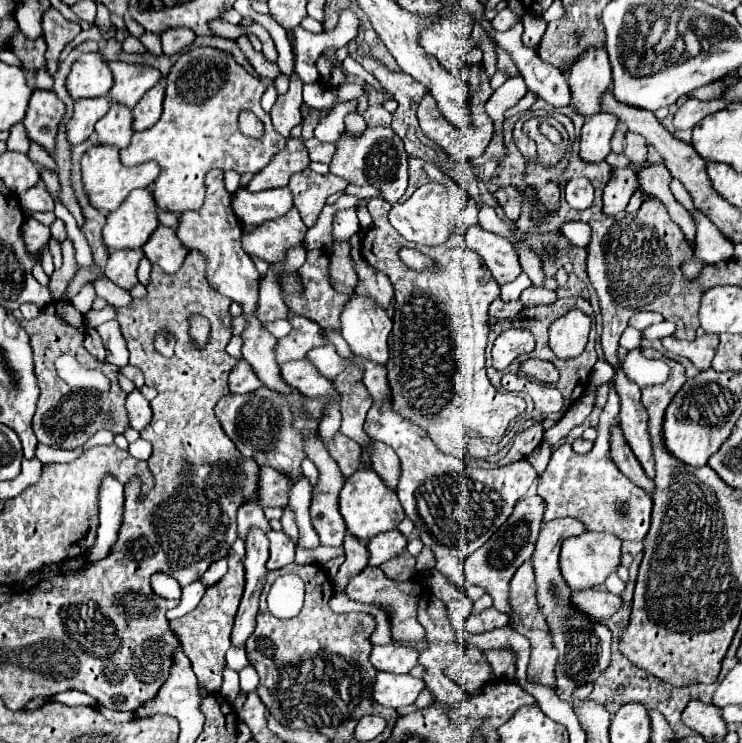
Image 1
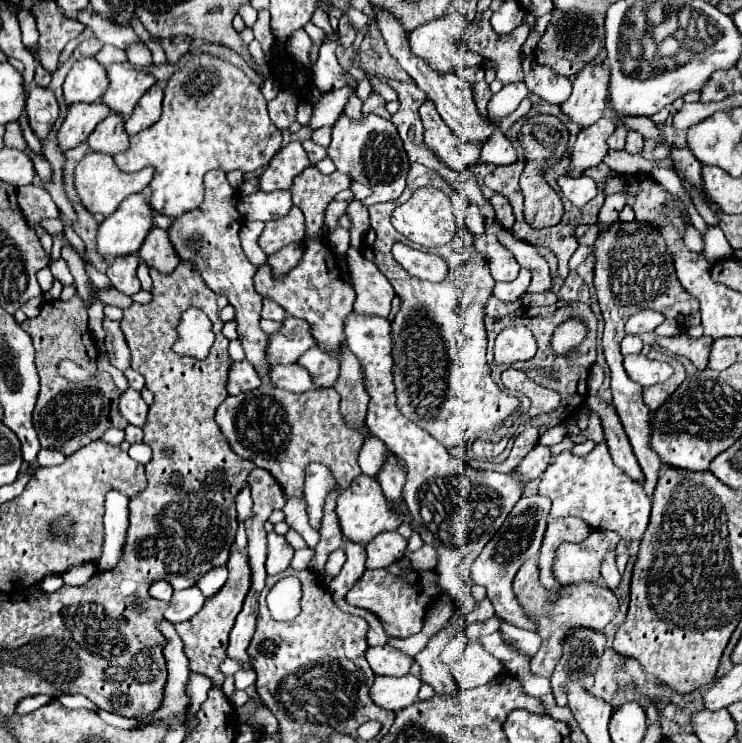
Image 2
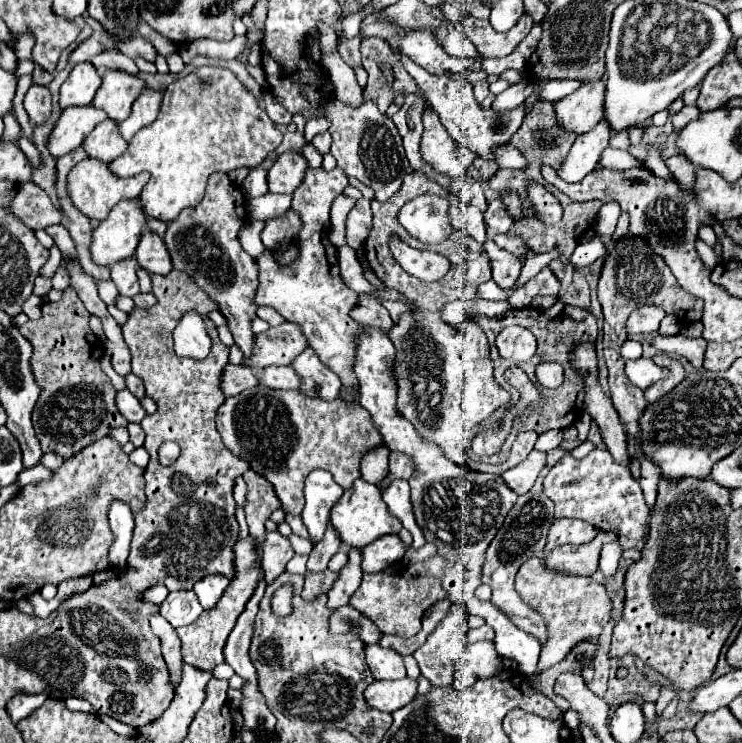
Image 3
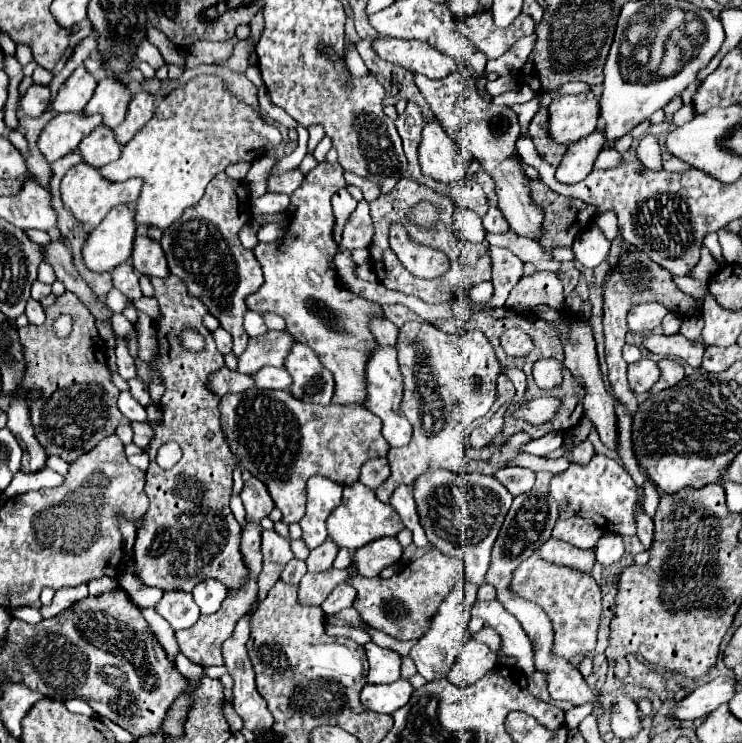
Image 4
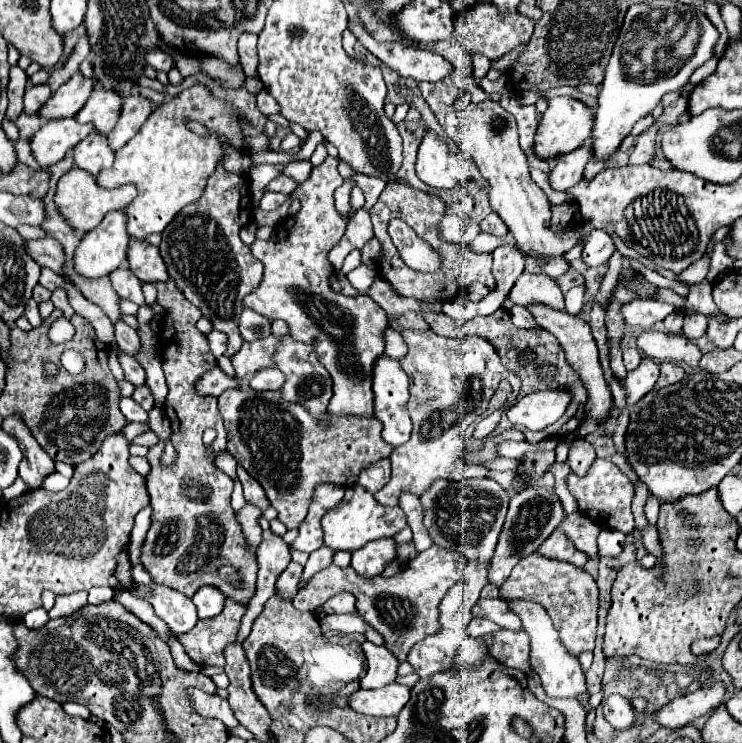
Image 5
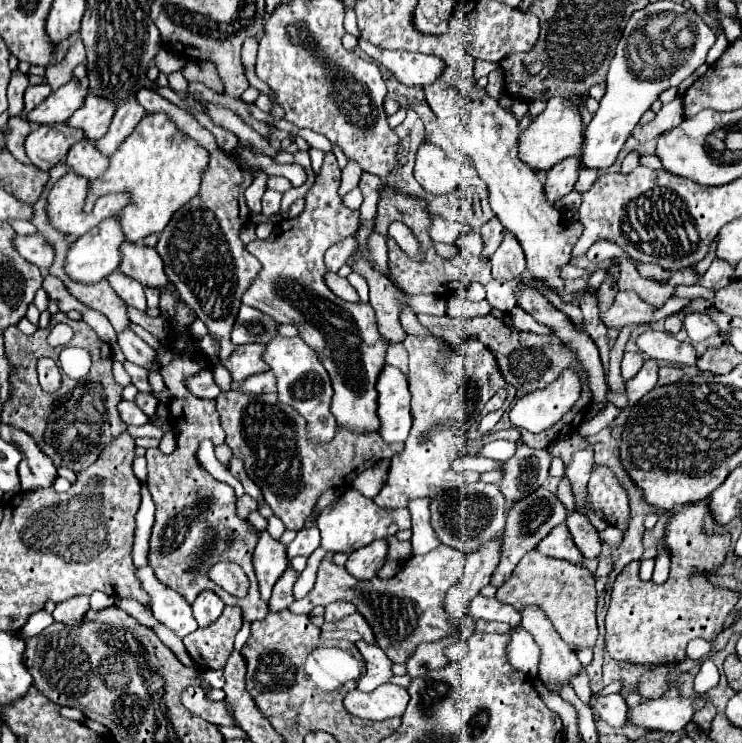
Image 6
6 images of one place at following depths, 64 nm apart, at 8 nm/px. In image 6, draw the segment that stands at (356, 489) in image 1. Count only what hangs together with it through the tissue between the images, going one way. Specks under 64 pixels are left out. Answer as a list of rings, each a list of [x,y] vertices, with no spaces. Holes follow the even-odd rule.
[[[348,488],[338,498],[338,502],[334,502],[332,506],[328,506],[320,512],[318,528],[322,534],[320,546],[324,546],[328,552],[350,554],[362,546],[368,546],[370,542],[374,542],[378,538],[388,538],[388,536],[394,536],[398,530],[410,528],[410,516],[408,516],[406,508],[398,508],[398,510],[380,508],[376,502],[372,502],[370,498],[366,498],[358,490]]]

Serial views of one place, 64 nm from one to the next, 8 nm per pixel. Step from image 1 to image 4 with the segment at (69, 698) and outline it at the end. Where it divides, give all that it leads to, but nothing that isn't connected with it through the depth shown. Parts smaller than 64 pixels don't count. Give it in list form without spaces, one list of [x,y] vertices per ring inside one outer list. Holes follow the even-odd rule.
[[[72,698],[72,700],[68,700],[68,702],[66,702],[66,708],[68,708],[70,712],[76,712],[76,714],[94,716],[94,710],[92,710],[84,700],[80,700],[80,698]]]

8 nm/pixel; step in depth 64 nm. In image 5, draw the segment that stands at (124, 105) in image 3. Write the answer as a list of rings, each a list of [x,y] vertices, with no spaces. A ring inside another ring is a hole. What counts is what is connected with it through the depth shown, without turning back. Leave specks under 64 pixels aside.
[[[94,88],[84,108],[76,114],[78,122],[92,122],[100,134],[110,134],[122,112],[122,96],[110,88]]]

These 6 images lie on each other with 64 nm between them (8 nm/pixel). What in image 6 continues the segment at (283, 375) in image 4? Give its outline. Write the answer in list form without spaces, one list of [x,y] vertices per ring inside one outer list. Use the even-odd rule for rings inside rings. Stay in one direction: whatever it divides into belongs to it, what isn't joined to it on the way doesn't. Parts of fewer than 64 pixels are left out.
[[[266,370],[260,374],[254,374],[244,380],[244,390],[252,394],[264,394],[264,392],[276,392],[276,376],[274,372]]]

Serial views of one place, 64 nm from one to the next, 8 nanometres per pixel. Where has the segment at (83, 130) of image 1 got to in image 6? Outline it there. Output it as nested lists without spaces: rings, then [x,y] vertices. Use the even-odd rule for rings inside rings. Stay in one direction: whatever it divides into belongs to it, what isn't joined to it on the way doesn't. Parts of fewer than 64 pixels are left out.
[[[44,124],[30,132],[26,138],[26,154],[32,164],[40,170],[50,170],[58,162],[62,162],[68,150],[84,138],[80,128],[72,128],[70,124]]]

